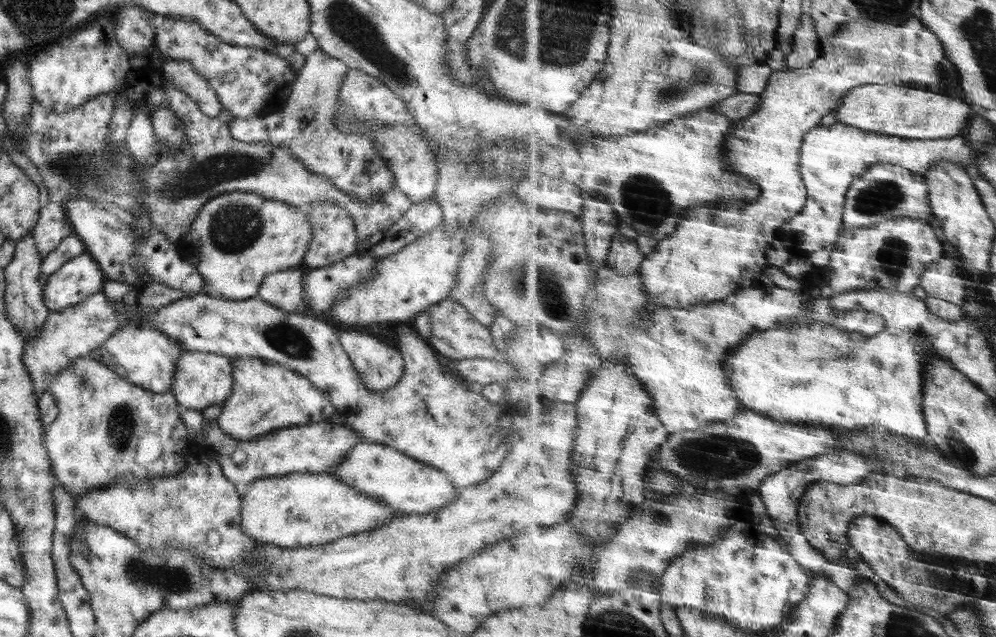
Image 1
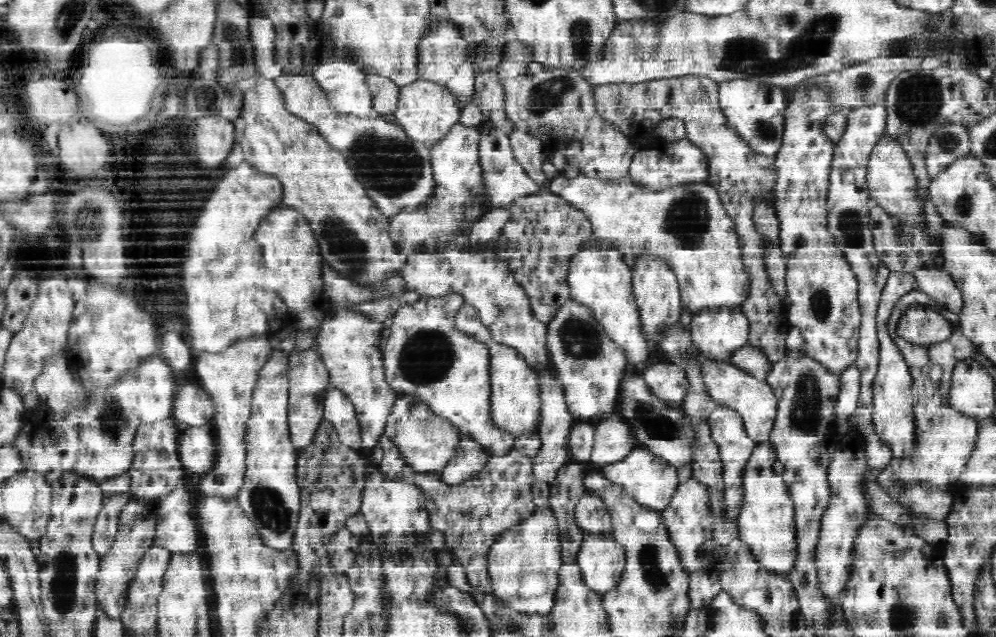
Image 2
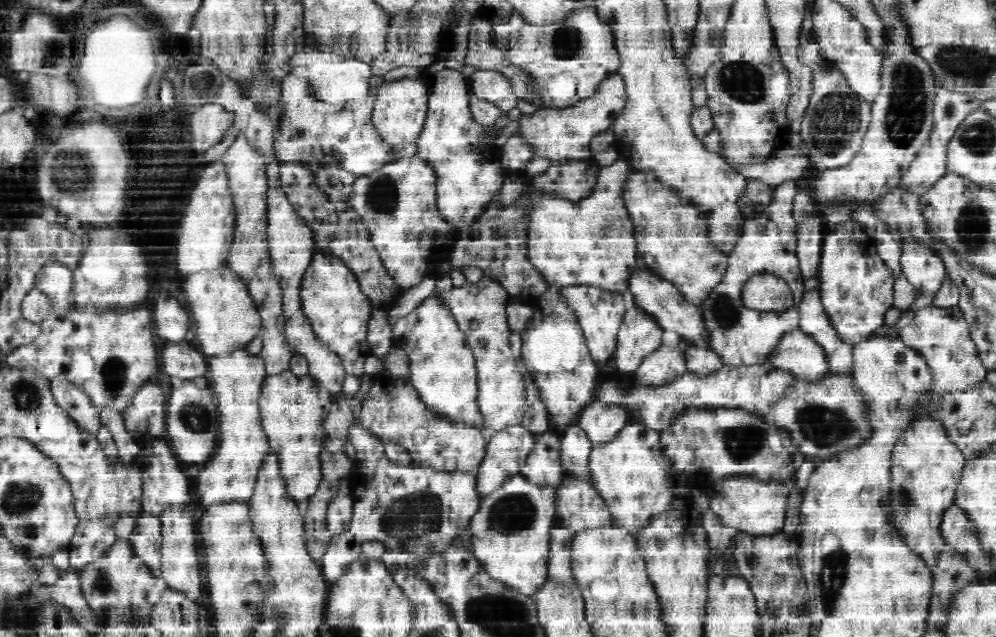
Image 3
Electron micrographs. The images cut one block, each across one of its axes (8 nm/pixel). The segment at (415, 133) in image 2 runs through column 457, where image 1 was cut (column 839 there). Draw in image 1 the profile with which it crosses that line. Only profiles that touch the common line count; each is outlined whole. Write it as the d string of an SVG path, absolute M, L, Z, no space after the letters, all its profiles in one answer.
M864 84L852 88L842 96L839 106L834 110L837 123L867 132L877 132L889 136L910 139L940 139L963 134L972 118L972 107L965 101L929 90L899 86L895 84Z

